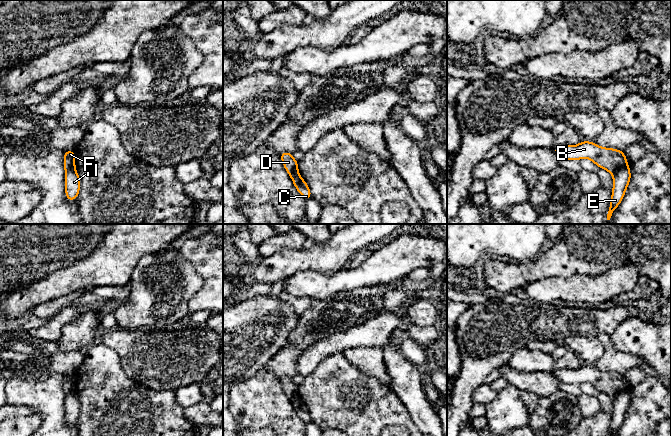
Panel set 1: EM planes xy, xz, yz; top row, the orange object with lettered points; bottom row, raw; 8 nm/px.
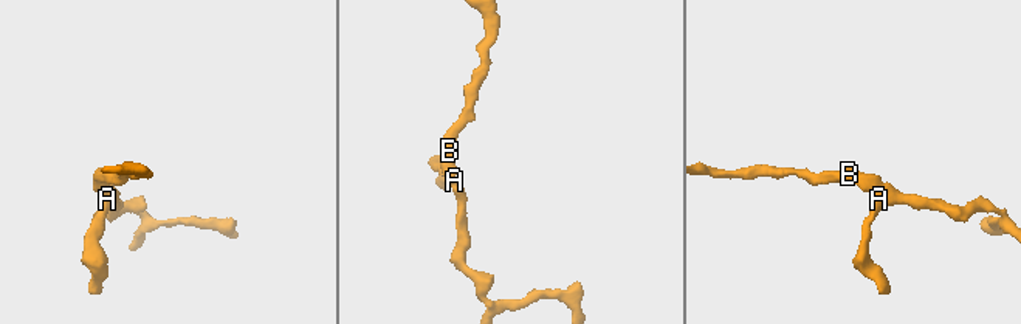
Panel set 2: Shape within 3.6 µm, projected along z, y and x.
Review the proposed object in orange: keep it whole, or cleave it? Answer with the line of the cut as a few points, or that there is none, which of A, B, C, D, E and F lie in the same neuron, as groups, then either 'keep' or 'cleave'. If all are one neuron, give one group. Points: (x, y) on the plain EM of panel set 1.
cut yz (626, 388), (613, 399); groups A C E / B D F; cleave

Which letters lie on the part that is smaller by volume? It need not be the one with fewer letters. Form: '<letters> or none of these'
B, D, F

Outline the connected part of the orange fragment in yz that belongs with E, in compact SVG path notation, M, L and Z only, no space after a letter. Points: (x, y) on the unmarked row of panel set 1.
M628 389L613 399L614 410L612 413L610 431L607 436L613 436L621 427L630 403L631 397Z

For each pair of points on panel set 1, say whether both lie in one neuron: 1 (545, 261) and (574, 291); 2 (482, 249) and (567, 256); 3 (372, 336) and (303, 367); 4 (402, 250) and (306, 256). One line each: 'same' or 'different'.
1: different
2: different
3: same
4: different

